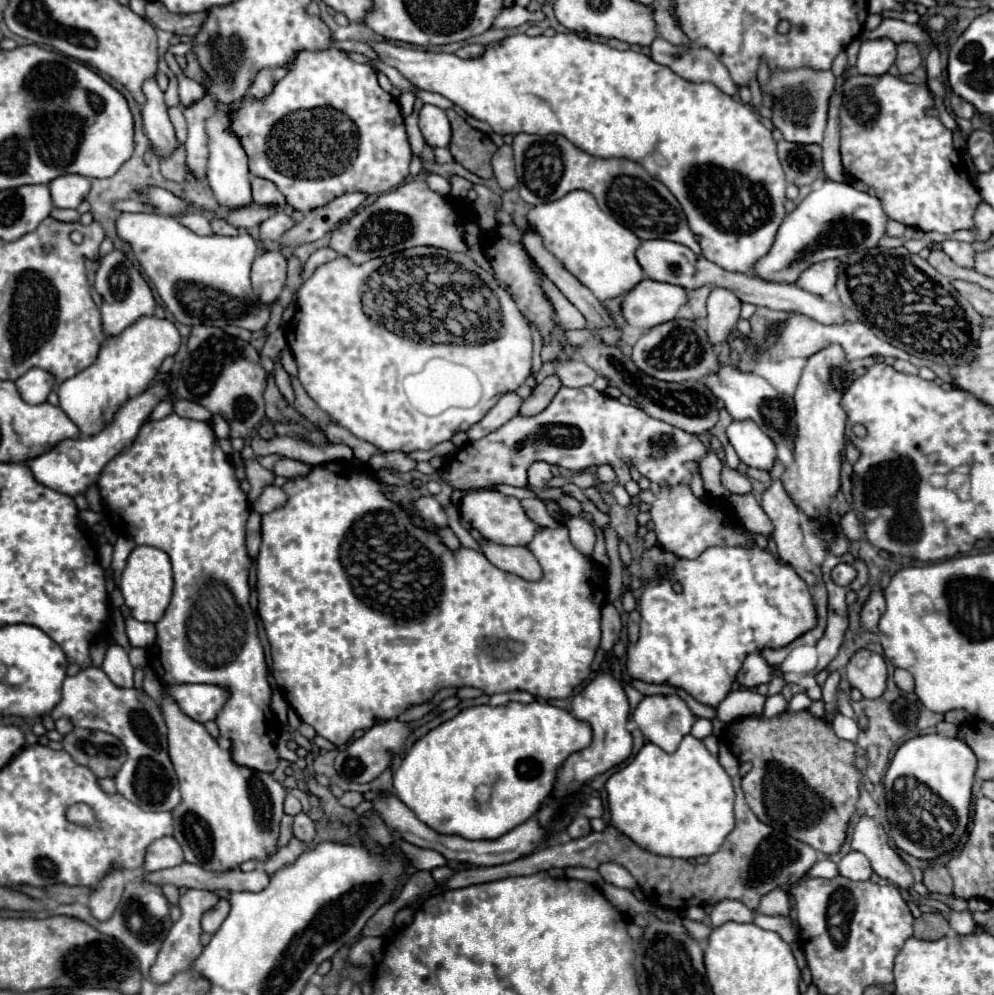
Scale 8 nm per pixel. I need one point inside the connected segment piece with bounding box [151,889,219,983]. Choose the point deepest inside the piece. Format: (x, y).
(183, 944)

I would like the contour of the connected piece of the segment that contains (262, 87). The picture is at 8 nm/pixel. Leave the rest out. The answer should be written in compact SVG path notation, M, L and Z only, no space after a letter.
M279 67L279 69L261 69L261 71L255 75L255 79L253 79L251 87L249 87L251 97L257 97L257 99L259 99L259 97L269 95L271 89L273 89L273 85L275 85L279 79L283 79L285 73L287 73L287 67Z

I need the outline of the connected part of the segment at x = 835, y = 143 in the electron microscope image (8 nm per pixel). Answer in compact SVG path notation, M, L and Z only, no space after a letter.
M833 93L829 101L825 139L821 143L823 169L825 169L825 175L833 181L845 181L845 171L843 171L841 157L839 157L839 105L841 105L841 93Z

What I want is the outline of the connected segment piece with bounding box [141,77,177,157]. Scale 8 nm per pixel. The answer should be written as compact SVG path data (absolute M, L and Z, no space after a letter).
M149 77L143 83L145 93L145 105L143 105L143 123L147 129L147 135L151 139L151 145L157 149L157 155L167 155L175 151L177 141L173 133L173 125L167 115L167 105L163 101L163 91L159 89L155 77Z

